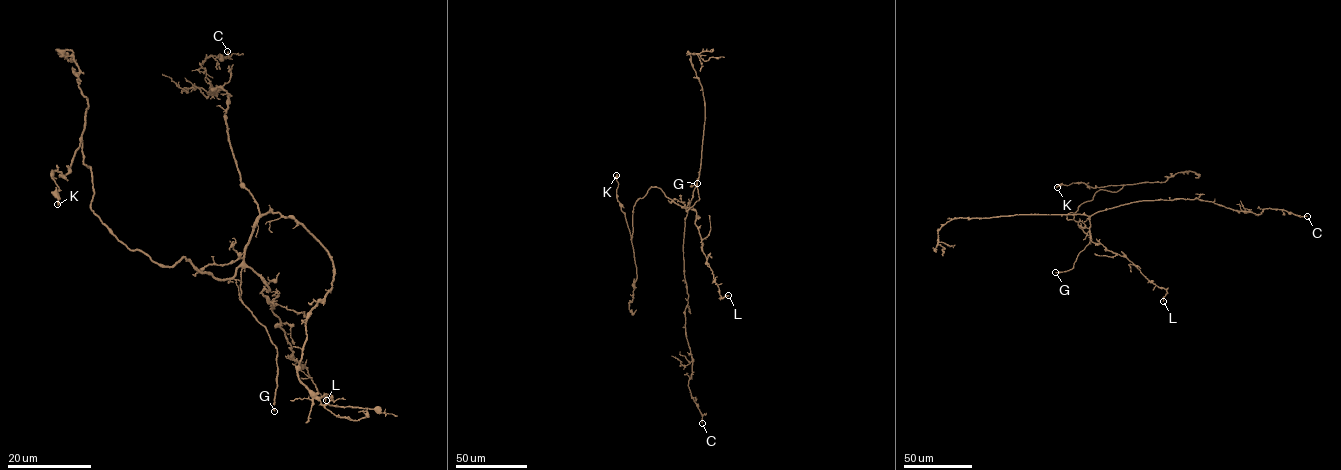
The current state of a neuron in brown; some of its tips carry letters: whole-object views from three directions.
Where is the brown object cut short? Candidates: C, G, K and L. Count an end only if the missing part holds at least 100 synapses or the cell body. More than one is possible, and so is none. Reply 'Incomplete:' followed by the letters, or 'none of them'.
Incomplete: G

